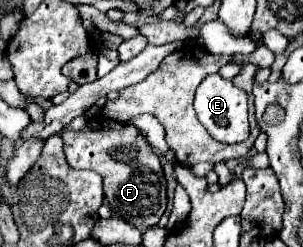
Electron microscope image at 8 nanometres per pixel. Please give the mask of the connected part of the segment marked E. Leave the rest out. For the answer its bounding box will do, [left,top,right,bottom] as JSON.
[195,74,249,144]

